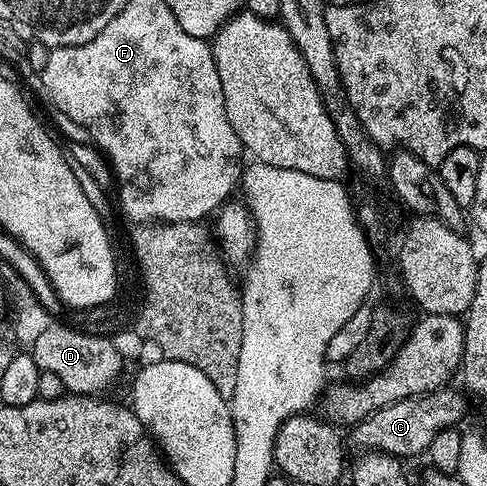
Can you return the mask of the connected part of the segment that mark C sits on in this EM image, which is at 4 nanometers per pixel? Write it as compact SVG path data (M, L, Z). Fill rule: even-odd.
M451 390L430 391L427 395L415 395L412 399L402 399L393 405L377 409L350 428L352 441L363 453L383 451L403 461L407 461L410 455L422 456L433 441L433 437L459 425L455 423L461 422L463 414L467 411L468 396L462 390L459 390L460 392Z

